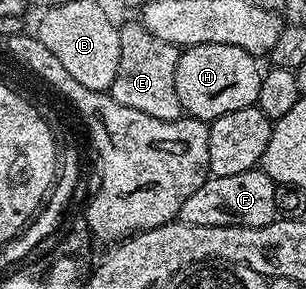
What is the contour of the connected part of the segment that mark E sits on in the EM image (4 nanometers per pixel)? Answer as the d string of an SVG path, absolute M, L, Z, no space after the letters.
M142 22L119 25L121 54L118 59L118 72L113 80L110 94L114 102L130 106L130 110L142 110L150 118L178 120L185 115L178 90L174 86L174 74L178 70L181 49L170 42L162 42L155 34L150 34Z

